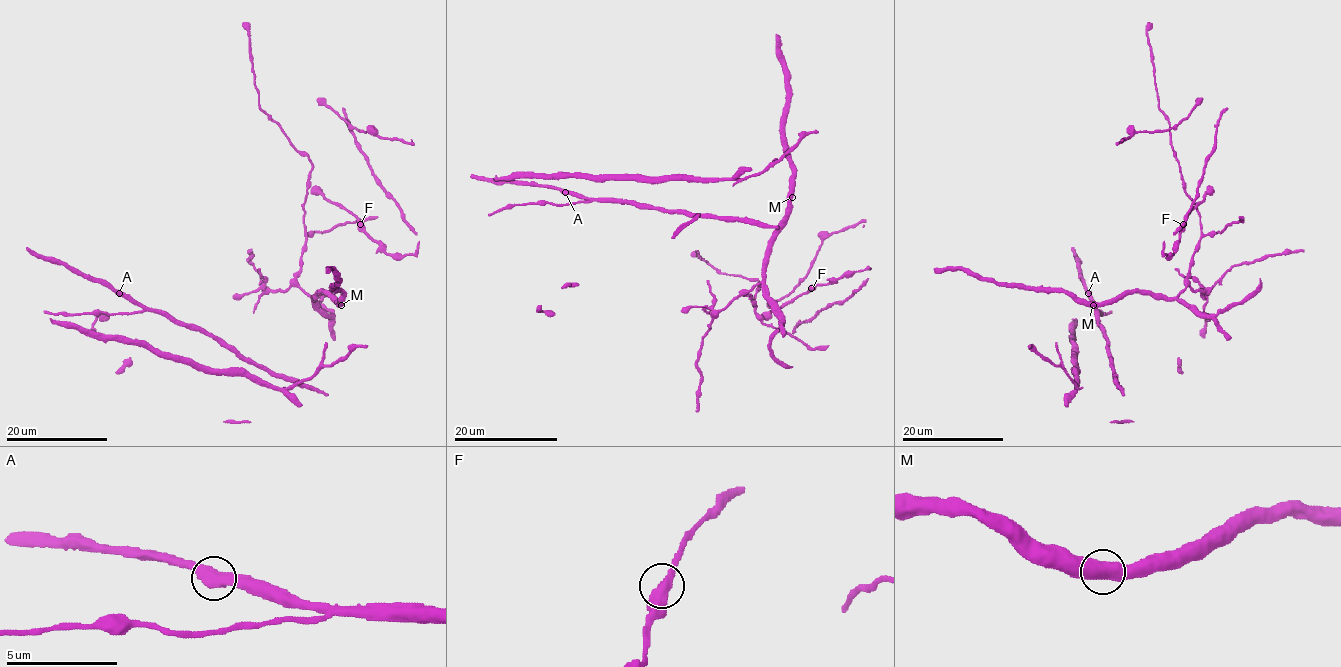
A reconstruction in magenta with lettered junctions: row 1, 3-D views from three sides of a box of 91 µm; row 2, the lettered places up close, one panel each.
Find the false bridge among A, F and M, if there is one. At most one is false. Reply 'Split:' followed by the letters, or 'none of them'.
Split: none of them

